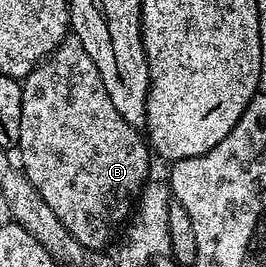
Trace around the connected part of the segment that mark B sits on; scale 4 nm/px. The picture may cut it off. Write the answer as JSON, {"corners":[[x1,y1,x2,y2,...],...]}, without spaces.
{"corners":[[74,35,67,36,50,55,43,58,37,68,29,71,29,75,22,78,21,84,23,86,23,94,21,95,21,135,17,146,20,161,18,161,18,164,21,166,21,170,29,179,29,183,33,183,33,187,41,195,41,199,45,199,45,203,49,203,53,215,57,215,57,219,61,219,61,223,65,223,65,227,71,232,73,239,77,239,77,243,81,243,92,251,106,250,108,248,106,245,110,243,115,228,117,228,117,233,120,226,128,220,143,186,149,180,147,172,151,169,153,153,145,140,144,134,136,126,125,123,125,119,121,117,117,107,113,107,113,99,109,99,109,91,105,91,105,83,97,71,97,66,93,63,93,59,89,59,89,51,85,51,85,47,81,47,81,39,77,39]]}

